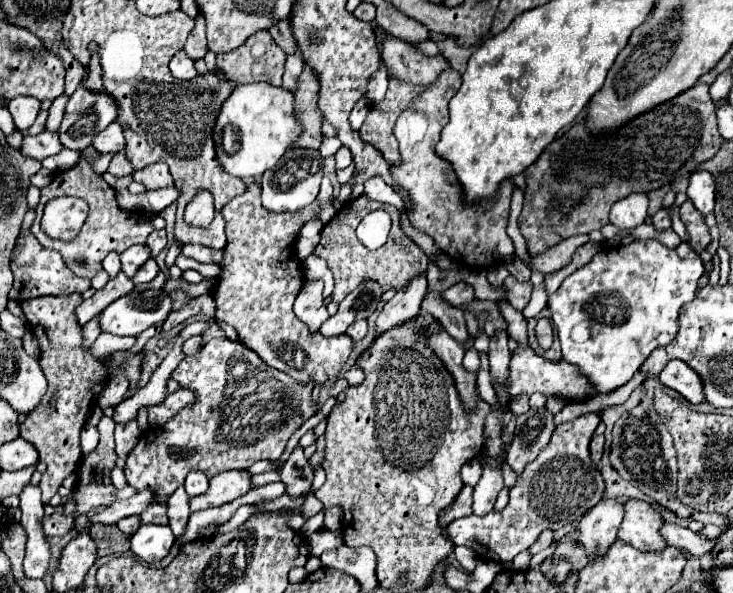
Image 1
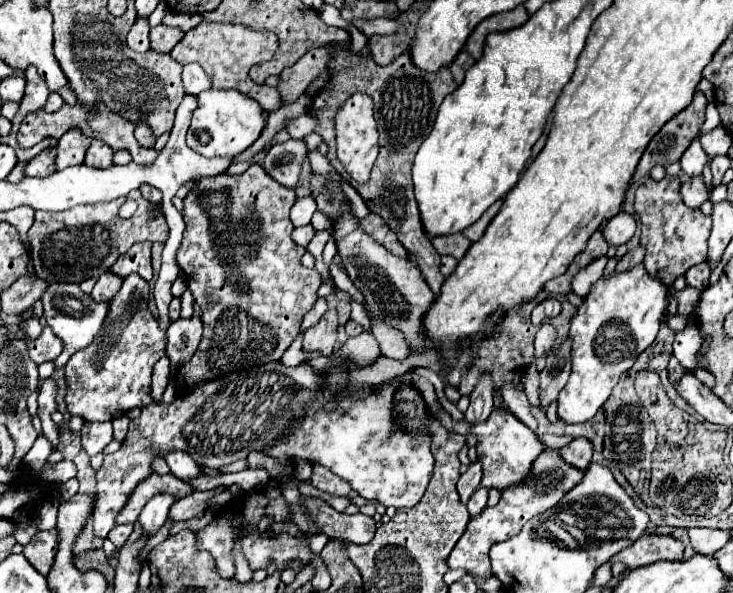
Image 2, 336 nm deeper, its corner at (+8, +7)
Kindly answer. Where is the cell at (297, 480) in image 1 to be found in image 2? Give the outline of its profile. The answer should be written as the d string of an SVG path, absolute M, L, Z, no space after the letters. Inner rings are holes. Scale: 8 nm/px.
M305 497L305 505L307 505L311 517L315 519L317 527L329 537L343 537L343 539L349 539L351 543L365 545L375 535L377 527L375 527L373 517L361 515L361 513L357 513L357 515L337 513L323 499Z

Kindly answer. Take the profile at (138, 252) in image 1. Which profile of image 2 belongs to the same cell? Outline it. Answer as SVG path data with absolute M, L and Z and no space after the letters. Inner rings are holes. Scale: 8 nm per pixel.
M103 273L91 291L91 299L93 301L111 301L111 297L119 291L121 283L123 283L121 277L117 277L117 275L113 277L111 273Z

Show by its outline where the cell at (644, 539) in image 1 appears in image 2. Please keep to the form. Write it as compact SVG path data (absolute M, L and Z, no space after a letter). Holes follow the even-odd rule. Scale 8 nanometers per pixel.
M645 531L633 545L623 549L613 561L625 563L629 569L643 567L655 561L679 561L683 559L683 543L671 535L655 535Z

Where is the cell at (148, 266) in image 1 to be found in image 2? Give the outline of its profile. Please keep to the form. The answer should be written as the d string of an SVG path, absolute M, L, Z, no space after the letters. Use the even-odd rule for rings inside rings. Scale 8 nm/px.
M135 275L123 279L119 293L109 301L111 313L107 313L99 337L95 337L87 349L73 353L65 365L65 405L69 415L79 415L85 421L111 421L133 407L145 407L151 403L151 373L153 365L165 355L167 337L165 331L159 329L147 301L147 281Z

